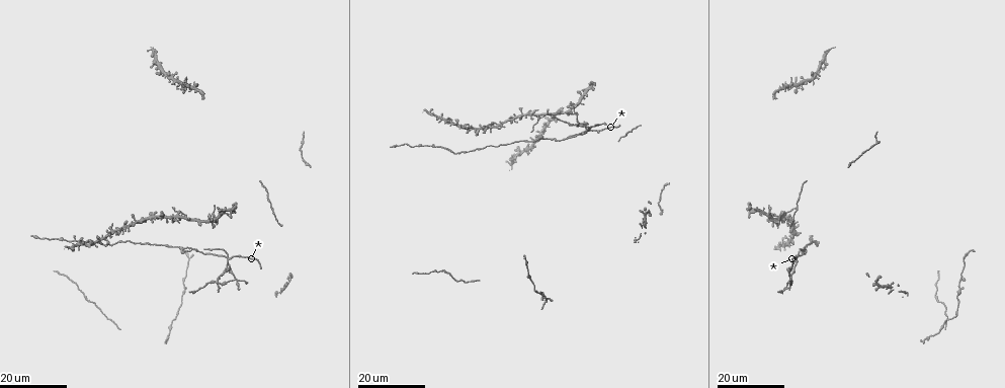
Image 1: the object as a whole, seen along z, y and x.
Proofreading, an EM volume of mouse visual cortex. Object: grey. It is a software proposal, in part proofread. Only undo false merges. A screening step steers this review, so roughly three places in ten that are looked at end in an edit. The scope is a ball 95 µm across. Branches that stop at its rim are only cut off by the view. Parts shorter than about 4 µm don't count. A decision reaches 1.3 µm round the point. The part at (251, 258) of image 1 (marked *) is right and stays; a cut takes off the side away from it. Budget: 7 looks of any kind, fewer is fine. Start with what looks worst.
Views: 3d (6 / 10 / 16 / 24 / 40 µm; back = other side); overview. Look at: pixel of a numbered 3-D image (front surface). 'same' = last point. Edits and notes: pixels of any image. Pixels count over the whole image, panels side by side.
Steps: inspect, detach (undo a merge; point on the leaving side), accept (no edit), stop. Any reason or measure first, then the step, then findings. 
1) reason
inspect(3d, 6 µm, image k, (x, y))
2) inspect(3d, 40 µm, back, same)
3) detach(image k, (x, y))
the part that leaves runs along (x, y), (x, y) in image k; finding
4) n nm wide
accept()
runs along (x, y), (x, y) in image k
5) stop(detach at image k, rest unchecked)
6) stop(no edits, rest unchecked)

four or more arms meet
inspect(3d, 24 µm, image 1, (226, 258))

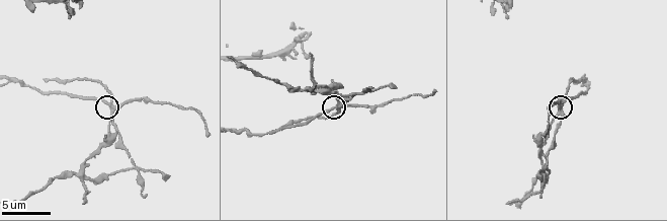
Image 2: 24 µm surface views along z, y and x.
closer look
inspect(3d, 10 µm, image 2, (113, 109))

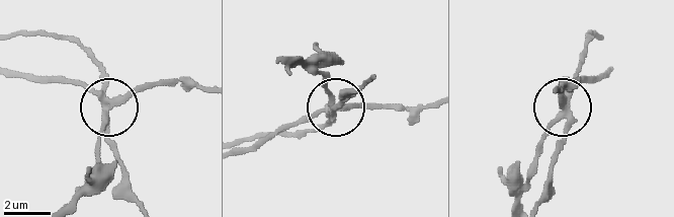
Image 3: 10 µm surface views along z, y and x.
detach(image 3, (99, 68))
a second neuron is stuck on

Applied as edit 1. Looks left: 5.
small branch off a trunk
inspect(3d, 16 µm, image 1, (216, 220))

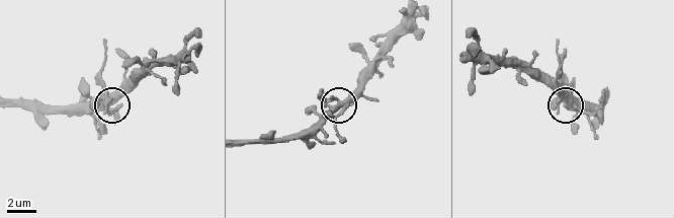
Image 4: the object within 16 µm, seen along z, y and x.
inspect(3d, 10 µm, image 4, (108, 97))

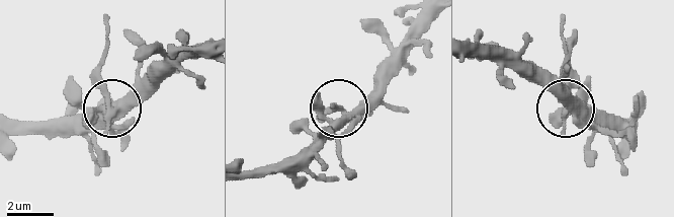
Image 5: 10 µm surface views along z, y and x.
inspect(3d, 6 µm, image 5, (111, 108))

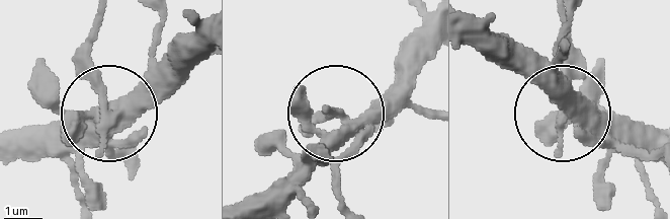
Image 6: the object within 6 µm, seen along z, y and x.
5 arms
detach(image 6, (81, 73))
the part that leaves runs along (117, 116), (89, 51), (95, 22) in image 6; two neurons meet here

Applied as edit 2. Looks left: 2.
side arm on a straight run
inspect(3d, 16 µm, image 1, (72, 241))

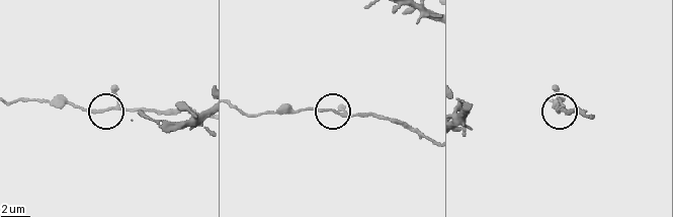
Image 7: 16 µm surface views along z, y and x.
zoom in
inspect(3d, 6 µm, image 7, (558, 109))

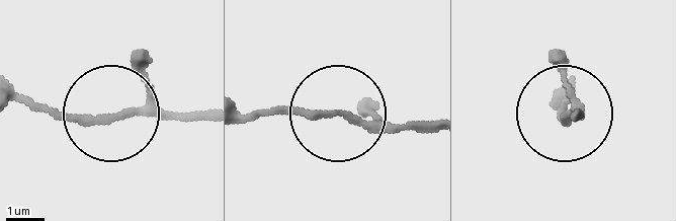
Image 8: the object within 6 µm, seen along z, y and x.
accept()
runs along (429, 129), (371, 129), (323, 109), (246, 117) in image 8; all the same neuron

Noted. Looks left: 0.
stop(detach at image 3, detach at image 6, rest unchecked)

